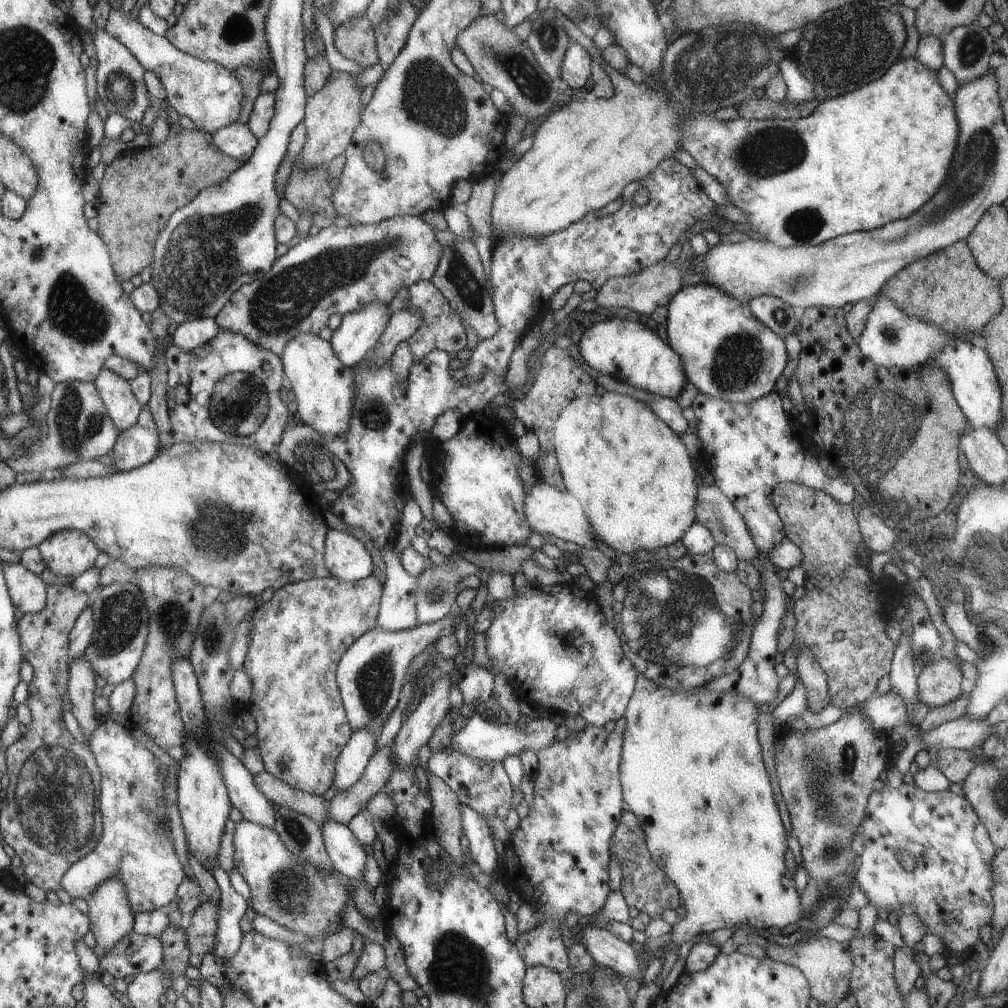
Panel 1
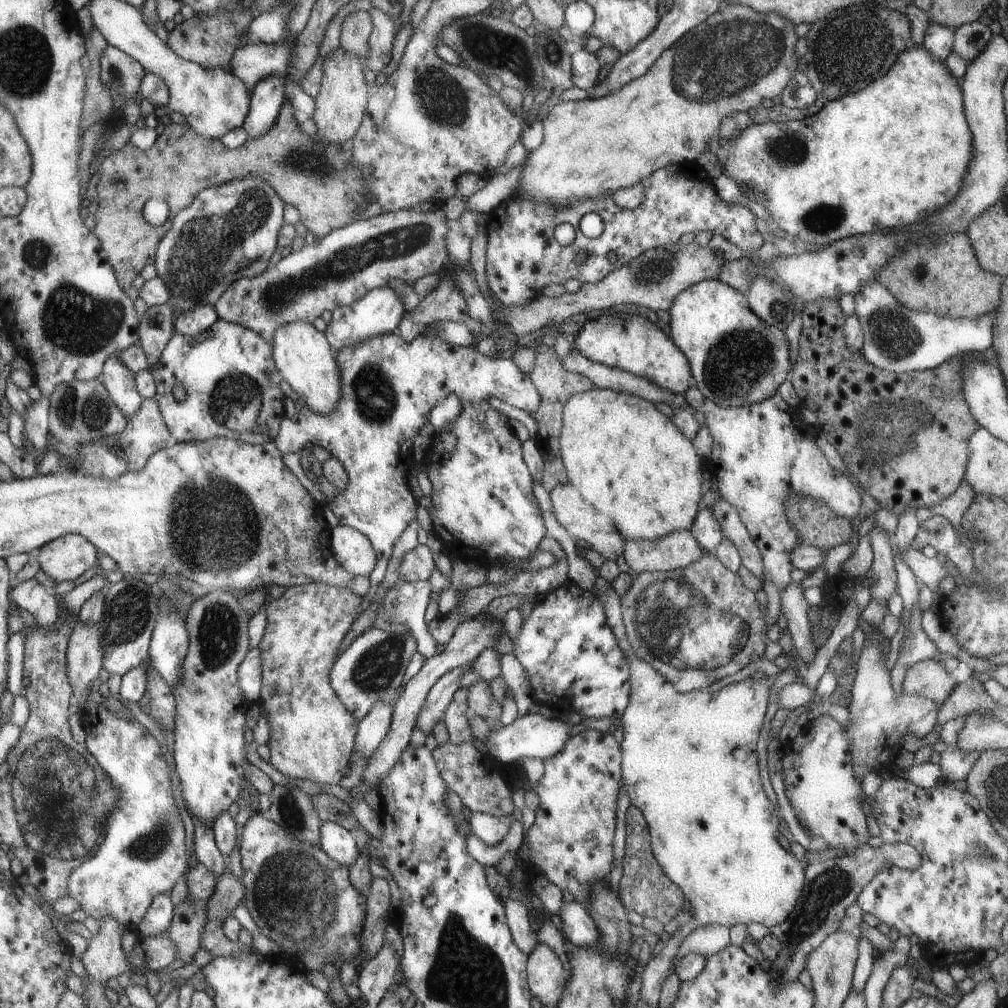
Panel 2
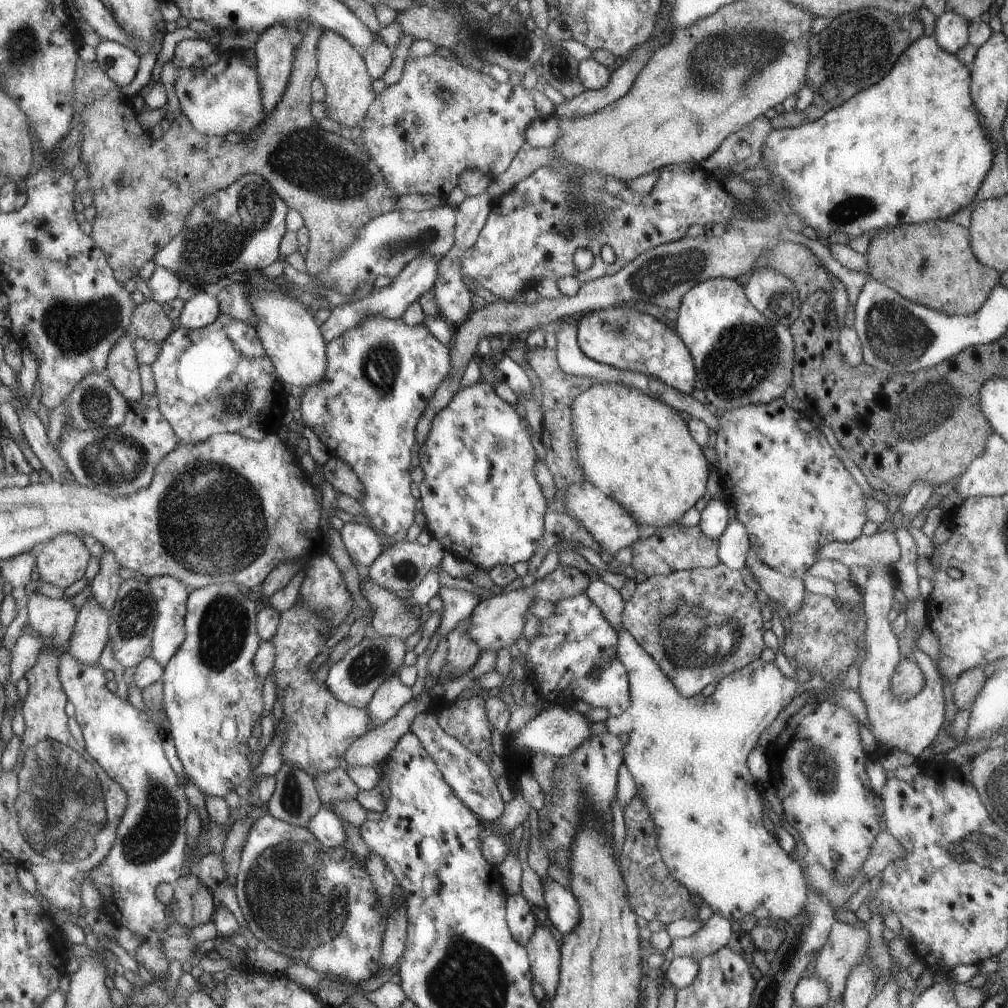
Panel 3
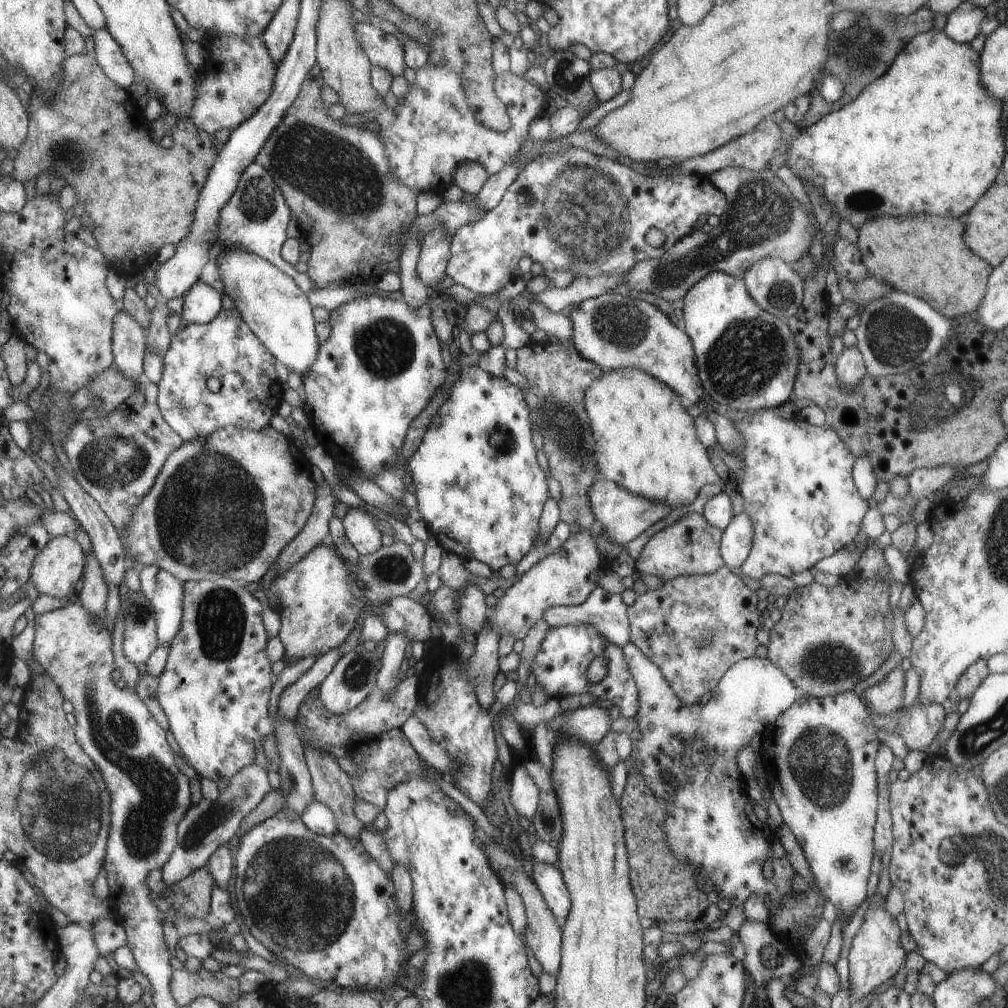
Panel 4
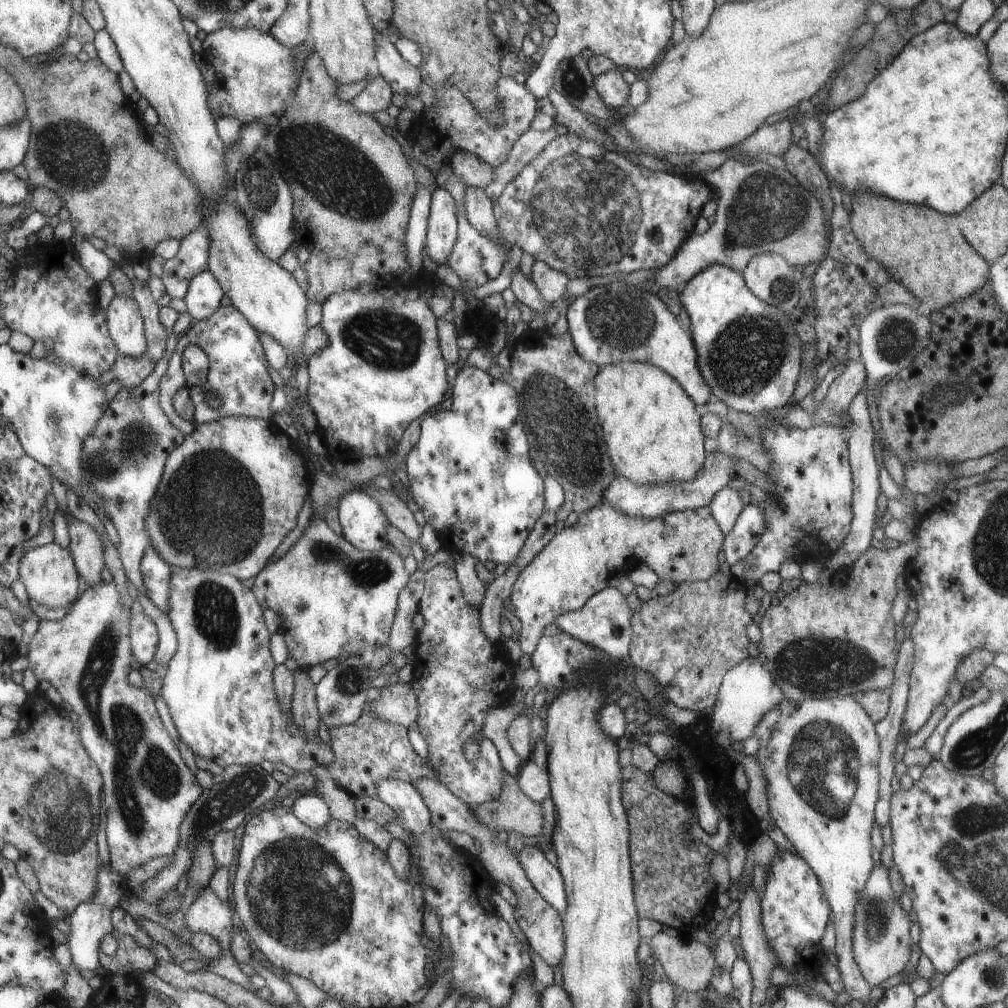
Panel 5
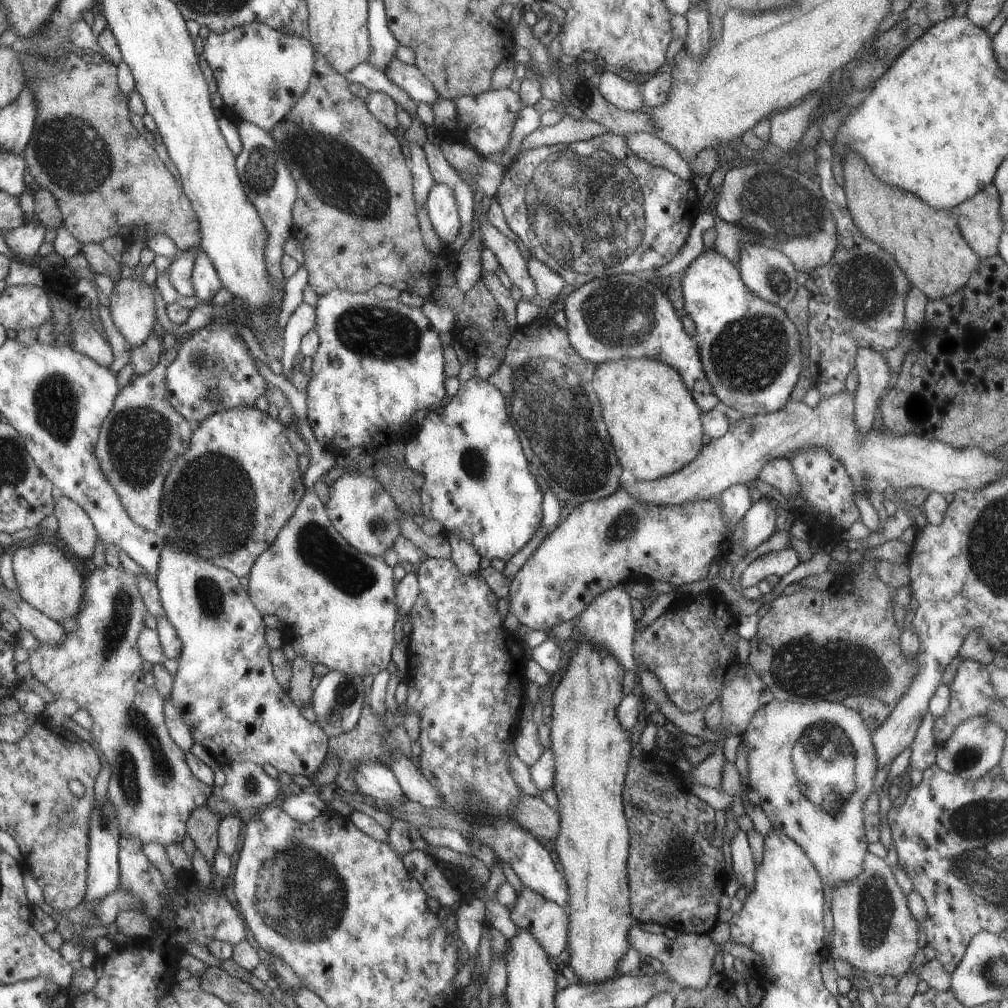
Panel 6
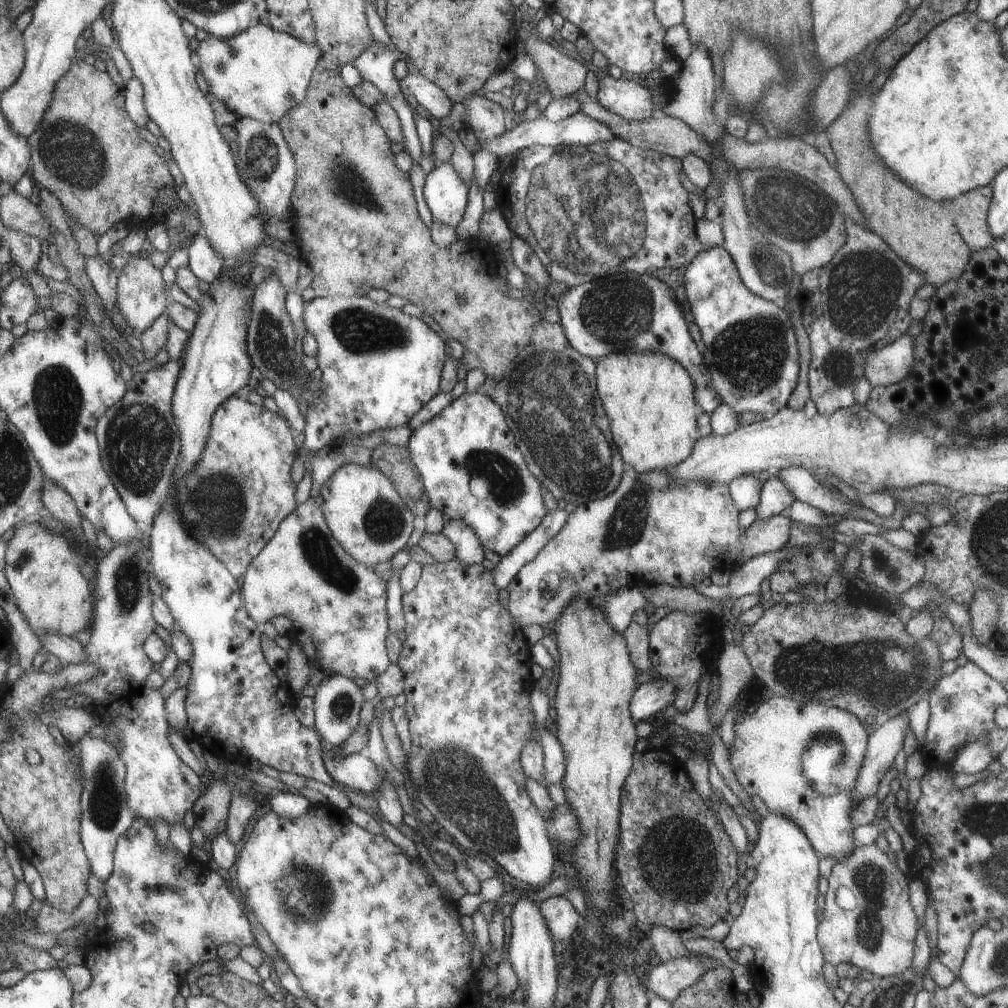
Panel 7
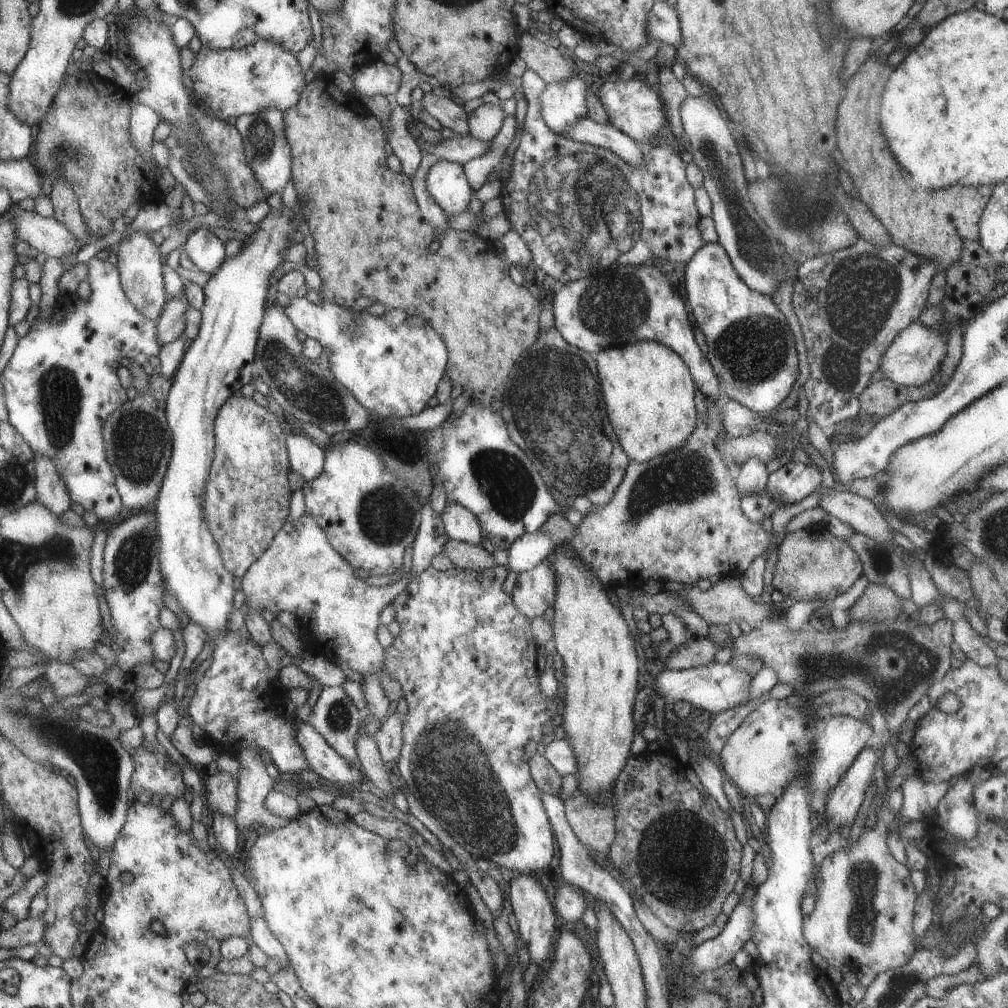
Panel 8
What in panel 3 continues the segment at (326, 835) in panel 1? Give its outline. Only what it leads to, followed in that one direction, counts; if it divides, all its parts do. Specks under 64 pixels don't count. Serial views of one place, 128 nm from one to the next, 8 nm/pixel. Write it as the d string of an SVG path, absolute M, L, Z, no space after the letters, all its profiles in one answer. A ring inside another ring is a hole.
M322 807L309 822L307 829L325 847L345 846L342 822L327 807Z

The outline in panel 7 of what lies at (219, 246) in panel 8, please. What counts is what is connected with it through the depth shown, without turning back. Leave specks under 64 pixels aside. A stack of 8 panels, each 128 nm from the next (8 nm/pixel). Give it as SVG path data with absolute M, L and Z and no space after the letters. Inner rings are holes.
M196 234L186 250L188 255L187 267L198 281L209 285L213 283L215 278L223 274L223 260L219 260L219 254L213 252L213 248L209 246L209 242L203 236Z

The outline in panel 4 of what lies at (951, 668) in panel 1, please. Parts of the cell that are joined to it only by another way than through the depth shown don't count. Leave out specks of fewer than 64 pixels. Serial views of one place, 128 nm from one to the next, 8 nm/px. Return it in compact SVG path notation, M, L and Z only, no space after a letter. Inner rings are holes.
M897 664L878 684L865 688L863 698L871 712L887 715L902 706L905 670Z

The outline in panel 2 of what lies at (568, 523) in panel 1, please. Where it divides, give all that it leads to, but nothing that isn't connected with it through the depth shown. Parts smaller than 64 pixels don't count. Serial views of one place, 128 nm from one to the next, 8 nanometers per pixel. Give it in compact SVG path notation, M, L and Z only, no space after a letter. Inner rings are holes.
M568 480L565 484L555 486L548 495L551 510L557 522L565 528L573 540L585 541L589 546L592 546L593 551L598 552L605 560L615 561L619 554L623 554L625 540L618 533L612 520L605 513L598 511L589 501L586 501L571 481Z

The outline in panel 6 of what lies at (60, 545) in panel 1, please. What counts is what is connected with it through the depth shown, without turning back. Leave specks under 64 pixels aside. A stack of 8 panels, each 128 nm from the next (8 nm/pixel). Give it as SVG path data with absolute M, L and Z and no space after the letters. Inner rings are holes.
M41 542L35 546L19 548L13 556L14 577L21 597L25 598L30 606L41 610L42 614L47 614L49 618L59 623L71 616L77 617L85 595L83 584L86 585L81 571L75 568L75 564L63 551L51 542Z

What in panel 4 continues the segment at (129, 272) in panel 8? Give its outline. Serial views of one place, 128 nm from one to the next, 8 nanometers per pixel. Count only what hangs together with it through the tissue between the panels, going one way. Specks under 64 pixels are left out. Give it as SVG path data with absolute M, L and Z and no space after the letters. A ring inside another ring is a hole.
M122 310L115 319L114 332L114 365L125 378L137 384L138 379L142 379L146 331L137 324L132 315Z

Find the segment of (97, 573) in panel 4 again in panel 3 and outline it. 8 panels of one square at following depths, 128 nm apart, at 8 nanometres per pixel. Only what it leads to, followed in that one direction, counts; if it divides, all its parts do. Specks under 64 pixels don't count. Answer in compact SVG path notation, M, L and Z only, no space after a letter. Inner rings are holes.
M90 596L80 608L77 624L69 642L69 654L87 666L99 664L101 652L110 642L109 632L109 609L99 606L99 602L95 602L95 598Z

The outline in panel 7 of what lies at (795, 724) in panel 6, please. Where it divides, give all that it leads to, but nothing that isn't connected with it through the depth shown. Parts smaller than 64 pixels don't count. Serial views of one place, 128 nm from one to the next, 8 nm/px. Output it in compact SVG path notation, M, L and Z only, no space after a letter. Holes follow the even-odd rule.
M773 695L770 698L760 697L757 700L751 700L745 706L743 716L734 722L733 734L735 740L731 742L728 748L731 770L743 790L747 794L757 795L765 804L767 811L771 814L781 814L783 818L791 820L803 834L808 838L809 846L813 847L813 852L821 854L821 858L830 857L833 863L841 862L849 858L855 850L853 830L856 828L849 820L849 812L853 810L854 801L851 798L851 788L857 780L857 774L861 770L861 764L865 760L865 750L868 749L867 728L860 724L860 720L848 711L840 710L836 707L824 706L823 703L801 704L793 702L792 699L782 698ZM821 732L833 732L839 736L841 742L841 760L837 768L833 770L833 780L847 780L847 790L841 790L833 796L821 796L813 790L814 785L809 784L809 780L801 774L801 752L805 744L811 742L813 736Z

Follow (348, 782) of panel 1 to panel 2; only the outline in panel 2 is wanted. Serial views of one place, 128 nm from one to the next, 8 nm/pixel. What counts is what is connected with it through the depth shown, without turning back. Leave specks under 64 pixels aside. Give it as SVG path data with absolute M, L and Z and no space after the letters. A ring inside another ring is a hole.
M378 700L373 704L369 712L359 720L359 726L356 730L356 736L353 751L369 758L377 745L385 738L387 734L394 709L394 700Z

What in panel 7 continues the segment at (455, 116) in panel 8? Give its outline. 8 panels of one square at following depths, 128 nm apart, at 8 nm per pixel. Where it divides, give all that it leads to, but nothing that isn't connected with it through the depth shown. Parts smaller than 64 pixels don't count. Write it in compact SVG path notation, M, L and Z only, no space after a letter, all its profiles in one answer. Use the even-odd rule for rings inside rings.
M407 72L403 78L397 80L397 84L403 97L423 107L437 120L451 112L452 103L447 96L421 74Z

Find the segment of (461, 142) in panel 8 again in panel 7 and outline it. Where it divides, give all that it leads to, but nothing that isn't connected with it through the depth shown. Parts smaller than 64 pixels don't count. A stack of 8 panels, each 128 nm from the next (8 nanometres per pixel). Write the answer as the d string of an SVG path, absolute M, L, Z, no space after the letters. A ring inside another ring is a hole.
M578 111L557 123L547 122L543 117L539 117L536 120L523 121L521 124L517 124L513 130L504 132L503 135L497 136L497 138L485 140L485 142L478 141L477 144L479 144L480 150L491 152L493 156L501 158L530 145L544 145L547 147L571 146L580 150L588 148L591 144L596 144L597 142L611 140L611 138L614 138L614 136L609 132L609 128L605 128L603 124L599 124L593 118Z

